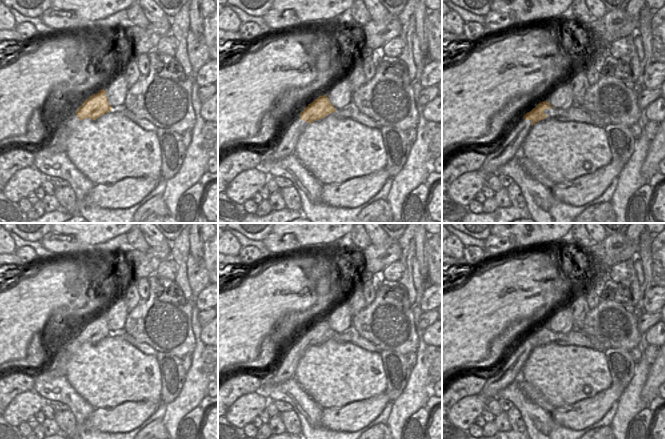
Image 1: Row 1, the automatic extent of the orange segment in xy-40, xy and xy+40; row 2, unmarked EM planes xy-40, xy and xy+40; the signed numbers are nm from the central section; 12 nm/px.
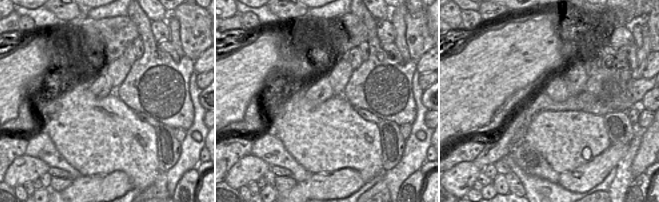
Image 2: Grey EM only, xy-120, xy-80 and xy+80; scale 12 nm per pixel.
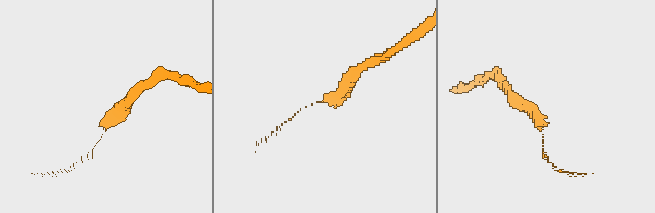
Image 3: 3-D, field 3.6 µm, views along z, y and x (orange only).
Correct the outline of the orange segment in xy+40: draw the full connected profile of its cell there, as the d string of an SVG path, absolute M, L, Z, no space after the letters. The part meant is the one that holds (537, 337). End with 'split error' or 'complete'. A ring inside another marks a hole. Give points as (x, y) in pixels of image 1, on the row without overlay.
M542 325L530 336L527 336L510 354L497 373L486 377L481 396L490 400L497 393L510 385L521 375L521 369L531 351L539 344L547 342L544 334L553 332L548 326Z; split error

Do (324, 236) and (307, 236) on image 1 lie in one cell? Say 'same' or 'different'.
same

